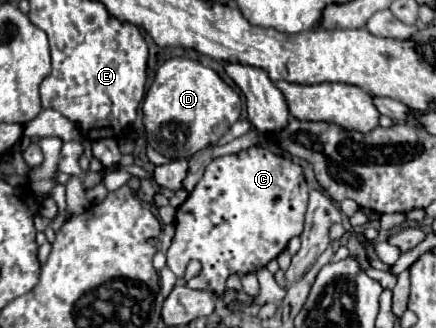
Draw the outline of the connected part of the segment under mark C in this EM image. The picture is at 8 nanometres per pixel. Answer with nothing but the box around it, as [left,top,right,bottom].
[167,149,309,299]

